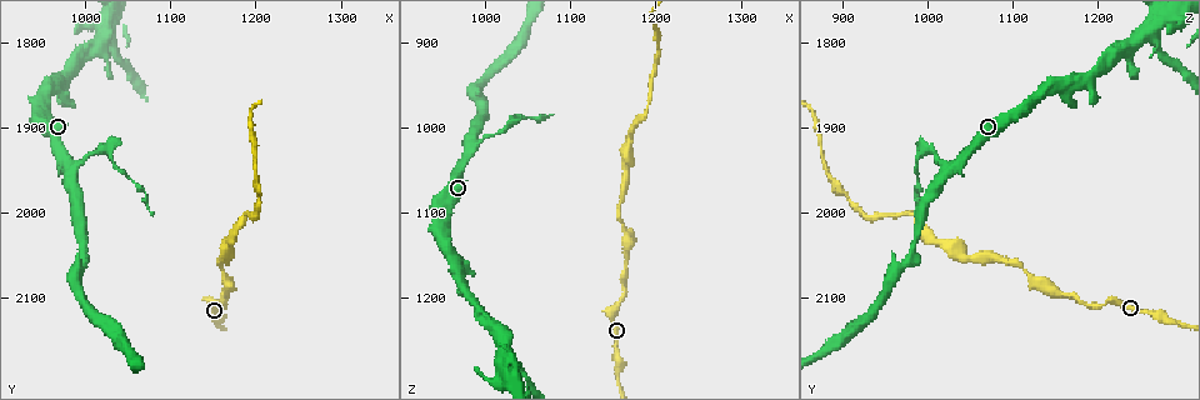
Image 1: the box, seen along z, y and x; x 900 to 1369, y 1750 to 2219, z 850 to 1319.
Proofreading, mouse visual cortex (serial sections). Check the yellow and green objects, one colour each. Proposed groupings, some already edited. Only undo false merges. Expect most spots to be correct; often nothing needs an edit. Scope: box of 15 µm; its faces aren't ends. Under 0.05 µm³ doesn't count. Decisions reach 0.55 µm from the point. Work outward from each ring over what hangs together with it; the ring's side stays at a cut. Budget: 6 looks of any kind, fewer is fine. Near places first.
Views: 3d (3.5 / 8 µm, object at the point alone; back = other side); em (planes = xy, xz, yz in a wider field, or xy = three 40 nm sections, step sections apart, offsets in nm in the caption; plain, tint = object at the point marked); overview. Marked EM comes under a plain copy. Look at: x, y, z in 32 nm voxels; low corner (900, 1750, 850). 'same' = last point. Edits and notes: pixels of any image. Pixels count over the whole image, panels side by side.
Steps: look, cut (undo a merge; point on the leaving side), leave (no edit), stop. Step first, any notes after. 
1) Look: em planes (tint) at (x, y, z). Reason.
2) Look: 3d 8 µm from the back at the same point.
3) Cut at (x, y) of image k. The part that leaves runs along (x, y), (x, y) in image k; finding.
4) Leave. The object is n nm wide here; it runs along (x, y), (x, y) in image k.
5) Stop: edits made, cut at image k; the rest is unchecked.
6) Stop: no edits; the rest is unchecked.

Look: 3d 3.5 µm at (980, 1950, 1030). Two arms in line, one across.

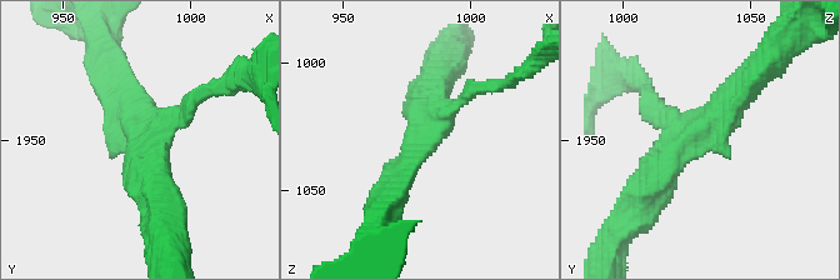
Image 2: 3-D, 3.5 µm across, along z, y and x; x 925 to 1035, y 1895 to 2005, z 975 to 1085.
Look: em xy step 5 (tint) at (980, 1950, 1026). 3 arms meet here; the arms are 200, 300, 450 nm wide; now the EM.

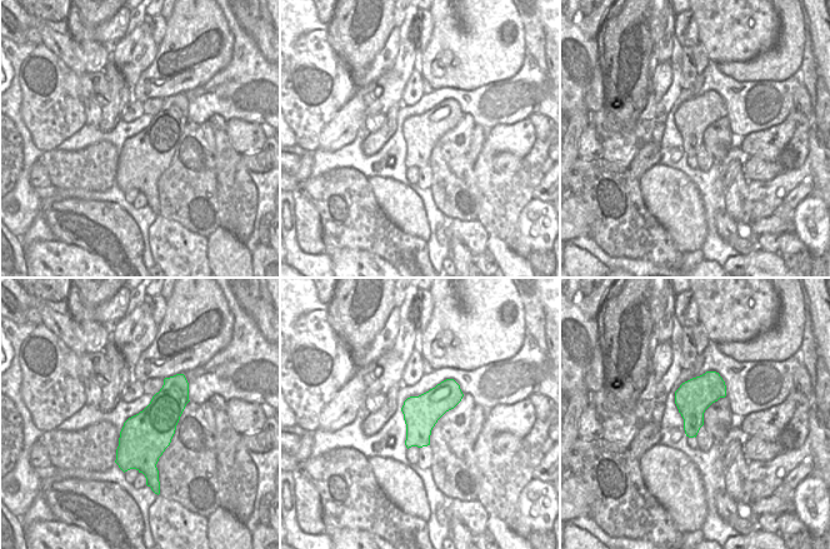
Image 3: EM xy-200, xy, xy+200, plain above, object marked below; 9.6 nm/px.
Leave. The object is 340 nm wide here; it runs along (746, 90), (698, 129), (638, 205) in image 2; one cell here.

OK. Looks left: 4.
Look: 3d 3.5 µm from the back at (1025, 1930, 1000). Sharp bend.

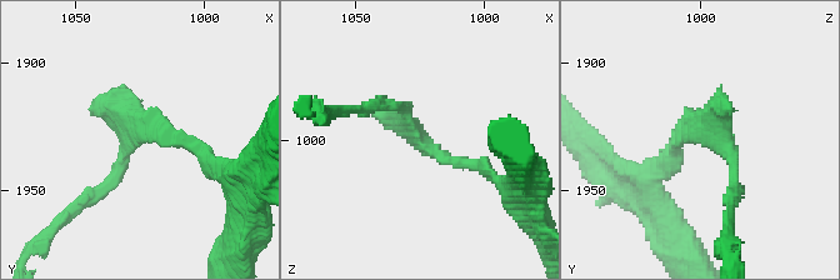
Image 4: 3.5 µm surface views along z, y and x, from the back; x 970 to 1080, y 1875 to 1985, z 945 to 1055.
Look: em xy step 1 (tint) at (1028, 1925, 997).

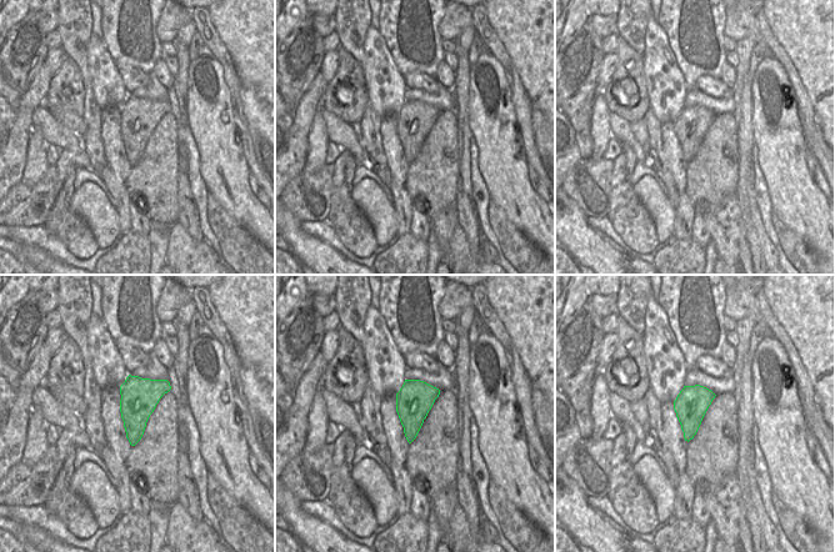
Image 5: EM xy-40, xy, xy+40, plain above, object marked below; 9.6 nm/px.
Leave. It runs along (480, 164), (445, 158), (404, 109), (380, 106) in image 4; continuous, no second cell.

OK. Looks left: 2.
Stop: no edits; the rest is unchecked.

